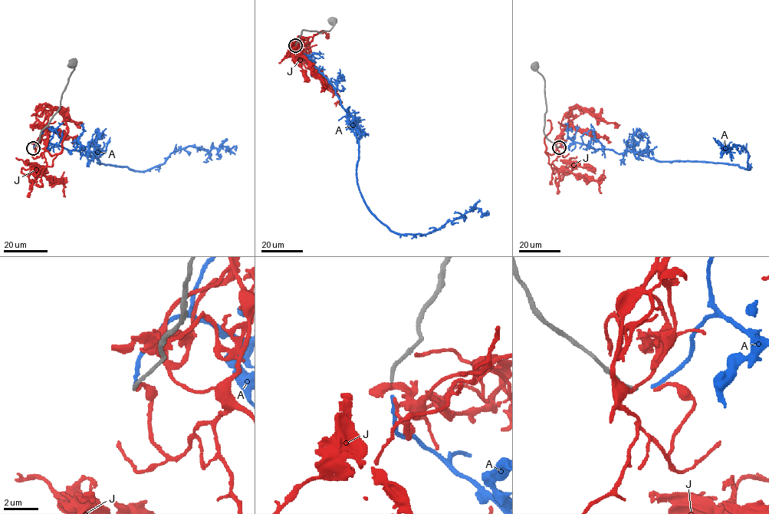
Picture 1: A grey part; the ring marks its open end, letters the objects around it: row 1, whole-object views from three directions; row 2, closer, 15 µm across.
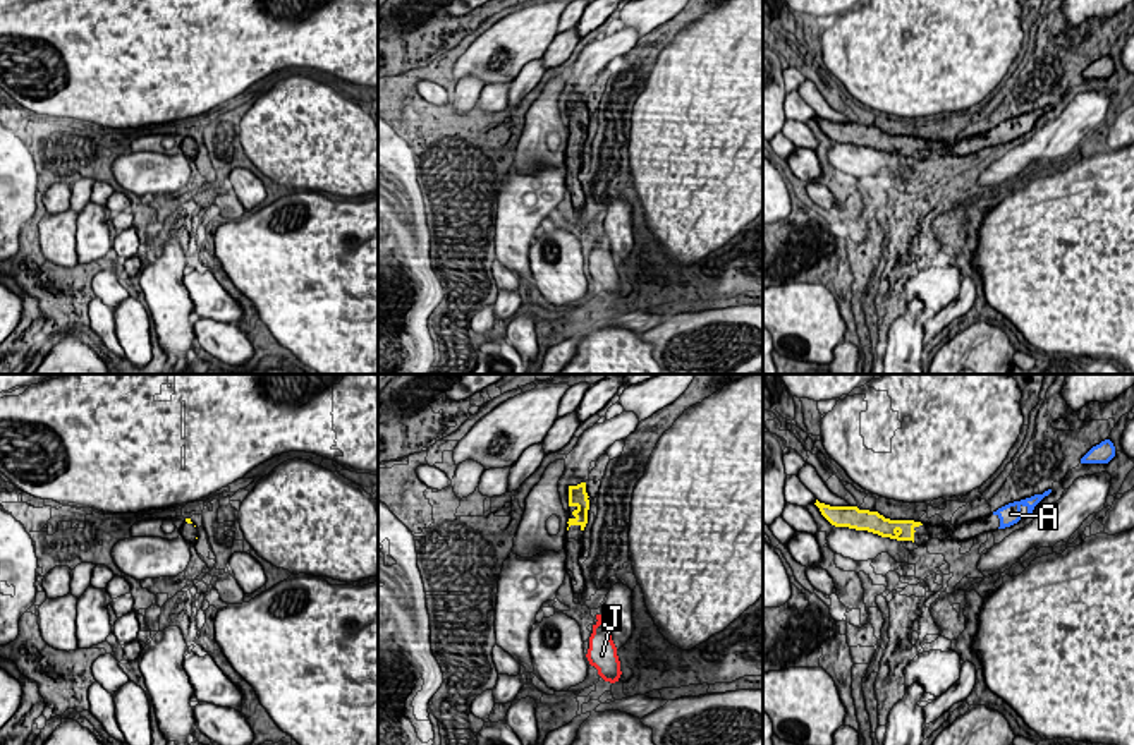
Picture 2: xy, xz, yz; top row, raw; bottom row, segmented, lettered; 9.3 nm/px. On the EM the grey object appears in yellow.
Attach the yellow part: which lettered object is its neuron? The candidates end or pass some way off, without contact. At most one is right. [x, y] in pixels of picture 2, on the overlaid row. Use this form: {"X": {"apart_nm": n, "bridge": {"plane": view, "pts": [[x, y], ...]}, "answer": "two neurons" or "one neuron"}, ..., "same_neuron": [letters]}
{"A": {"apart_nm": 700, "bridge": {"plane": "yz", "pts": [[921, 524], [993, 514]]}, "answer": "one neuron"}, "J": {"apart_nm": 800, "bridge": {"plane": "xz", "pts": [[583, 529], [597, 615]]}, "answer": "two neurons"}, "same_neuron": ["A"]}

